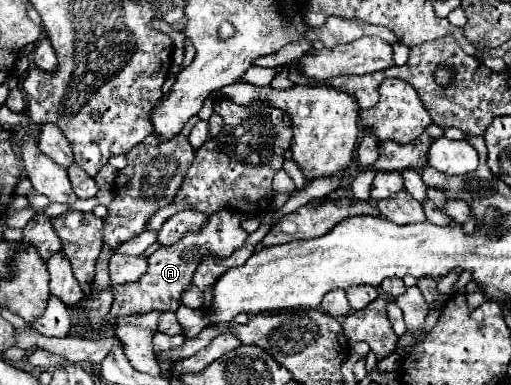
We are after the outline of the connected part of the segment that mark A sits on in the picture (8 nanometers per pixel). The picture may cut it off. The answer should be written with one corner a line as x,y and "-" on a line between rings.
219,211
207,217
207,223
193,233
183,235
183,239
175,241
169,247
159,247
153,255
147,257
147,273
137,283
125,283
113,287
113,307
111,317
125,317
137,313
151,313
151,311
177,311
181,307
181,295
191,285
191,275
195,275
195,267
203,255
215,257
231,257
235,249
239,249
247,239
247,233
241,229
239,213
233,211

